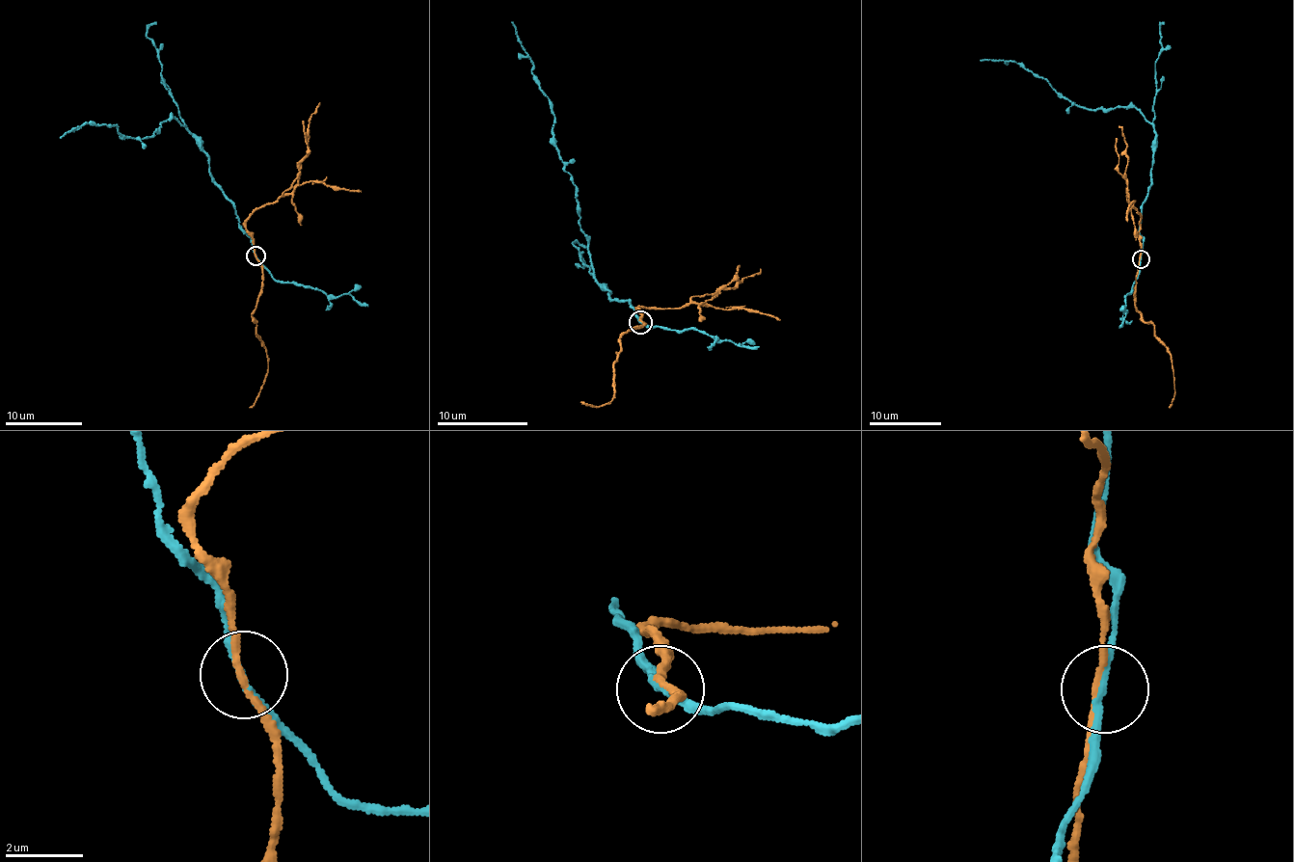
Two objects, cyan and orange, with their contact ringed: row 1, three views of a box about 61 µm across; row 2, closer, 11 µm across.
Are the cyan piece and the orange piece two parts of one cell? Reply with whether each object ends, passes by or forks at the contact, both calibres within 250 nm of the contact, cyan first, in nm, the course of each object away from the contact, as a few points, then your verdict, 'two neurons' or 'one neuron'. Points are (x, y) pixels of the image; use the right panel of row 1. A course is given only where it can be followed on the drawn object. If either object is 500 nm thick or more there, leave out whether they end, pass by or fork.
cyan passes by; orange passes by; 180 nm thick on the cyan side, 160 nm on the other; cyan runs (1141, 258), (1141, 208), (1151, 182), (1156, 133), (1138, 109), (1082, 108), (1017, 62), (981, 61); orange runs (1141, 258), (1141, 216), (1127, 199), (1125, 138), (1118, 126); two neurons

